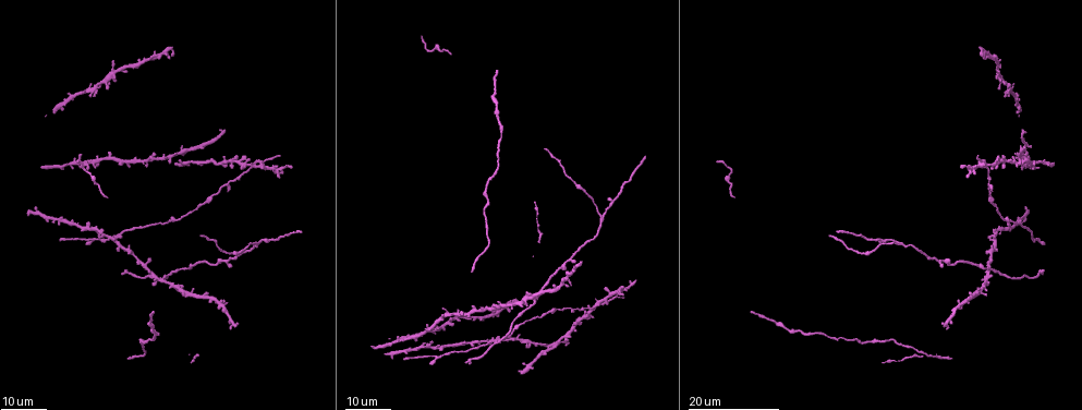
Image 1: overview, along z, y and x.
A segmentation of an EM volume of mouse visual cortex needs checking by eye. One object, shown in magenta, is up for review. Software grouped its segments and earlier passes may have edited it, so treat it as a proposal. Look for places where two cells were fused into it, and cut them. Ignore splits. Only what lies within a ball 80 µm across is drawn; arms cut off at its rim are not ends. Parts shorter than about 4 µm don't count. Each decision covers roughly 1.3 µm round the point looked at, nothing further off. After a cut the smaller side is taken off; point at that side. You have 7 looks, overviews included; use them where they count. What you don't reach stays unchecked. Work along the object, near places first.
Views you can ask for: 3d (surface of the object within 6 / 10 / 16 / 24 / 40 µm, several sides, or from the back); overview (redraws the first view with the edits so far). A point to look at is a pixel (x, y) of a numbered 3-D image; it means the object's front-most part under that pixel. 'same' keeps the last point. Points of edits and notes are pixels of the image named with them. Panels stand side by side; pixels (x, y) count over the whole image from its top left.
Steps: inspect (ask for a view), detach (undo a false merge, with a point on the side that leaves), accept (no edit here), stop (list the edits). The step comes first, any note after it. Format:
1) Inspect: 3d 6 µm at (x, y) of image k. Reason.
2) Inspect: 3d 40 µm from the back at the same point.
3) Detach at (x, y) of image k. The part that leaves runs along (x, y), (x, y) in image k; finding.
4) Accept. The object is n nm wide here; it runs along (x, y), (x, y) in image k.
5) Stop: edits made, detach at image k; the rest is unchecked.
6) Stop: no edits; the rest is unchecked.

Inspect: 3d 24 µm at (248, 165) of image 1. Four or more arms meet.

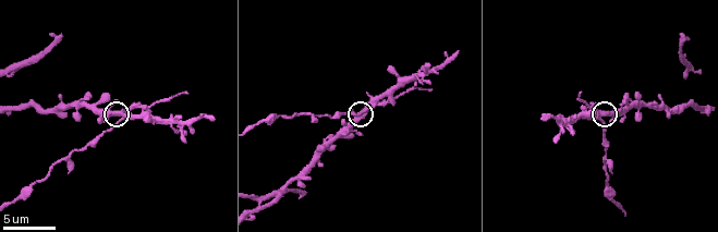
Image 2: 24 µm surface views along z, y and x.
Inspect: 3d 6 µm at (601, 111) of image 2. Closer look.

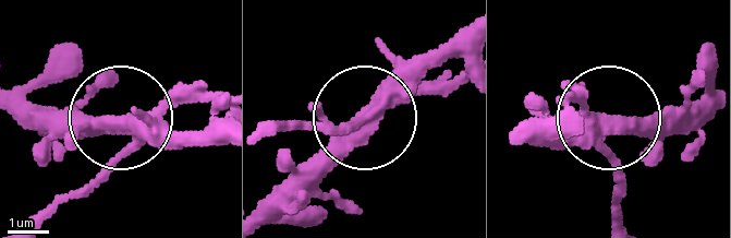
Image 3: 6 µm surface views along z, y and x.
Inspect: 3d 6 µm from the back at (366, 124) of image 3.

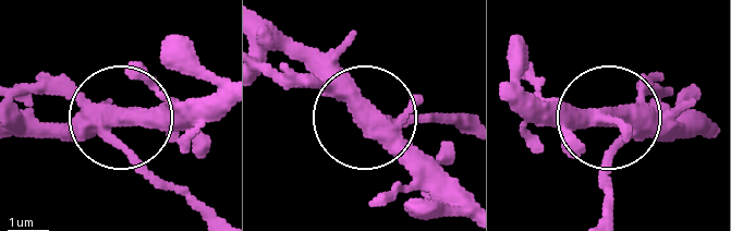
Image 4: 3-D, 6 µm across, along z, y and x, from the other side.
Accept. 4 arms meet here; it runs along (210, 221), (128, 148), (113, 121), (48, 128) in image 4; continuous, no second cell.

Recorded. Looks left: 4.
Inspect: 3d 16 µm at (258, 242) of image 1. Three arms meet.

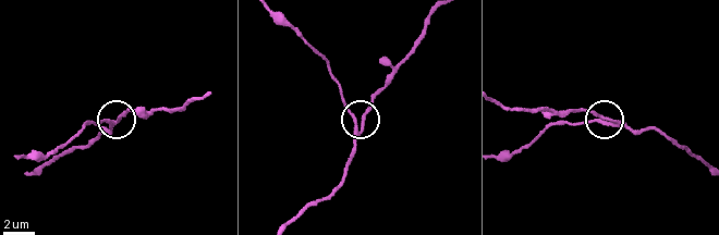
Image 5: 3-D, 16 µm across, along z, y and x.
Inspect: 3d 10 µm at (353, 117) of image 5.

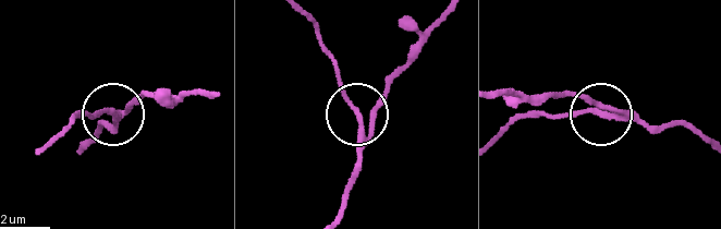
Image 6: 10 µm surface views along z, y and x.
Accept. It runs along (335, 218), (362, 149), (358, 115), (375, 106), (410, 64) in image 6; all the same cell.

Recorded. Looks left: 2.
Inspect: 3d 24 µm at (421, 345) of image 1.

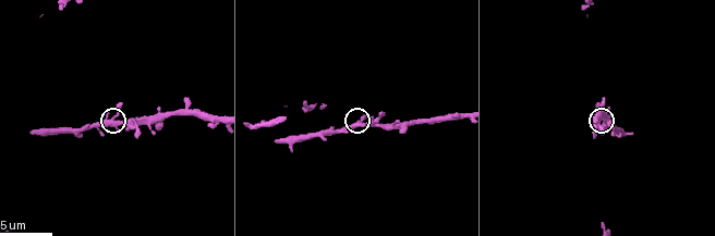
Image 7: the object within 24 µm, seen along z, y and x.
Inspect: 3d 6 µm at (356, 123) of image 7.

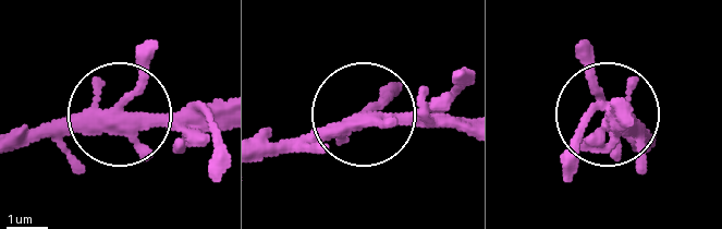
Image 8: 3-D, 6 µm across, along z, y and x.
Accept. The object is 280 nm wide here; it runs along (466, 121), (362, 111), (271, 149) in image 8; continuous, no second cell.

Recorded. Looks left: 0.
Stop: no edits; the rest is unchecked.

